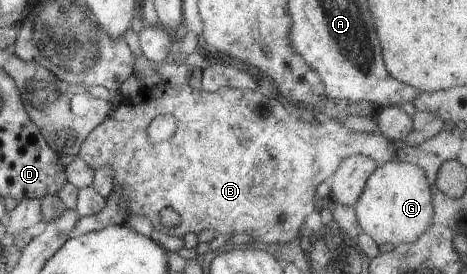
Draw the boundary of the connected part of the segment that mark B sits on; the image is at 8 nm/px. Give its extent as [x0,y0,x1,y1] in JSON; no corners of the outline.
[78,82,397,246]

